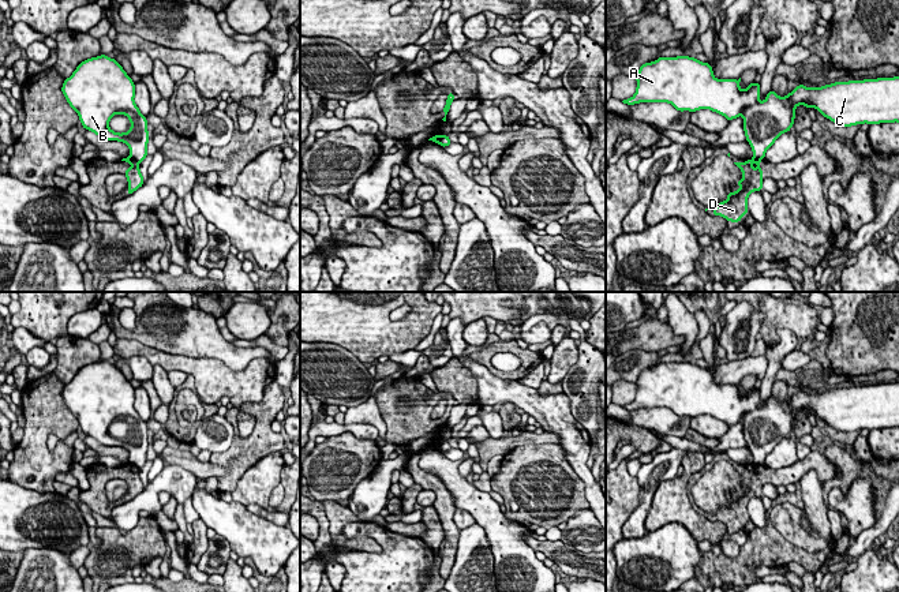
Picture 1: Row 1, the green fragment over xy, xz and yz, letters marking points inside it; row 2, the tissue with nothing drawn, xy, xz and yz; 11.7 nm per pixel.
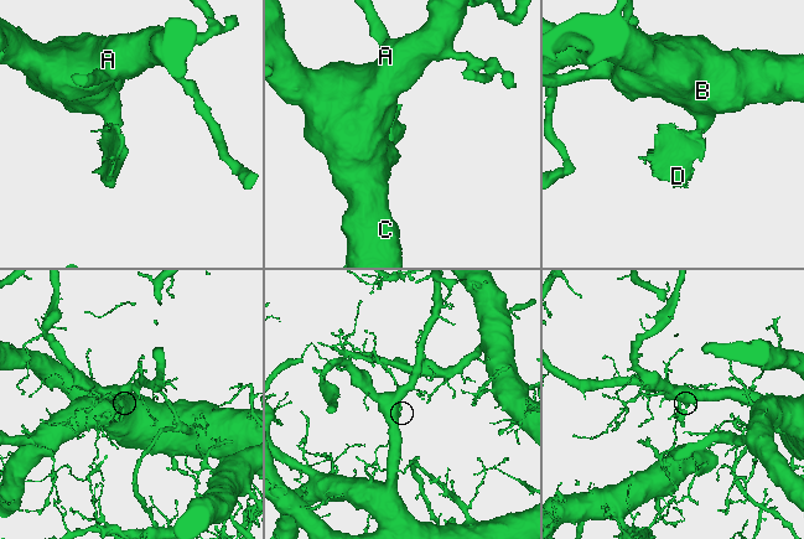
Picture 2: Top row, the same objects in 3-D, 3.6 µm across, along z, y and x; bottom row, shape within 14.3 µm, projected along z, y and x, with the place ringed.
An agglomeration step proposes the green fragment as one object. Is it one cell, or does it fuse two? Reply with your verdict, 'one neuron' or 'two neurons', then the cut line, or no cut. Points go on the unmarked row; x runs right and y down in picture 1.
two neurons; cut xy (130, 461), (138, 468)

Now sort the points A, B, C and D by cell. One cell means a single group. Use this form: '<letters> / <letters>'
A B C / D

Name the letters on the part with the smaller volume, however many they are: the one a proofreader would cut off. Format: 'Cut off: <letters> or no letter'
Cut off: D

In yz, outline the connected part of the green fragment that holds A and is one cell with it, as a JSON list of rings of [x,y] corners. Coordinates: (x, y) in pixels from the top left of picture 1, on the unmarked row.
[[[677,361],[663,363],[645,368],[640,372],[636,398],[632,404],[623,405],[623,409],[634,411],[640,408],[668,408],[677,416],[697,417],[698,415],[711,415],[723,420],[728,427],[743,421],[743,436],[746,446],[753,456],[753,465],[764,465],[765,457],[783,439],[789,438],[794,430],[795,413],[805,411],[813,412],[824,423],[838,431],[851,432],[868,428],[899,428],[899,382],[877,383],[850,387],[835,387],[821,393],[806,393],[798,390],[786,402],[779,402],[773,396],[767,400],[764,406],[758,406],[760,389],[750,389],[745,396],[739,393],[741,383],[716,385],[709,368],[698,367],[696,363]]]

